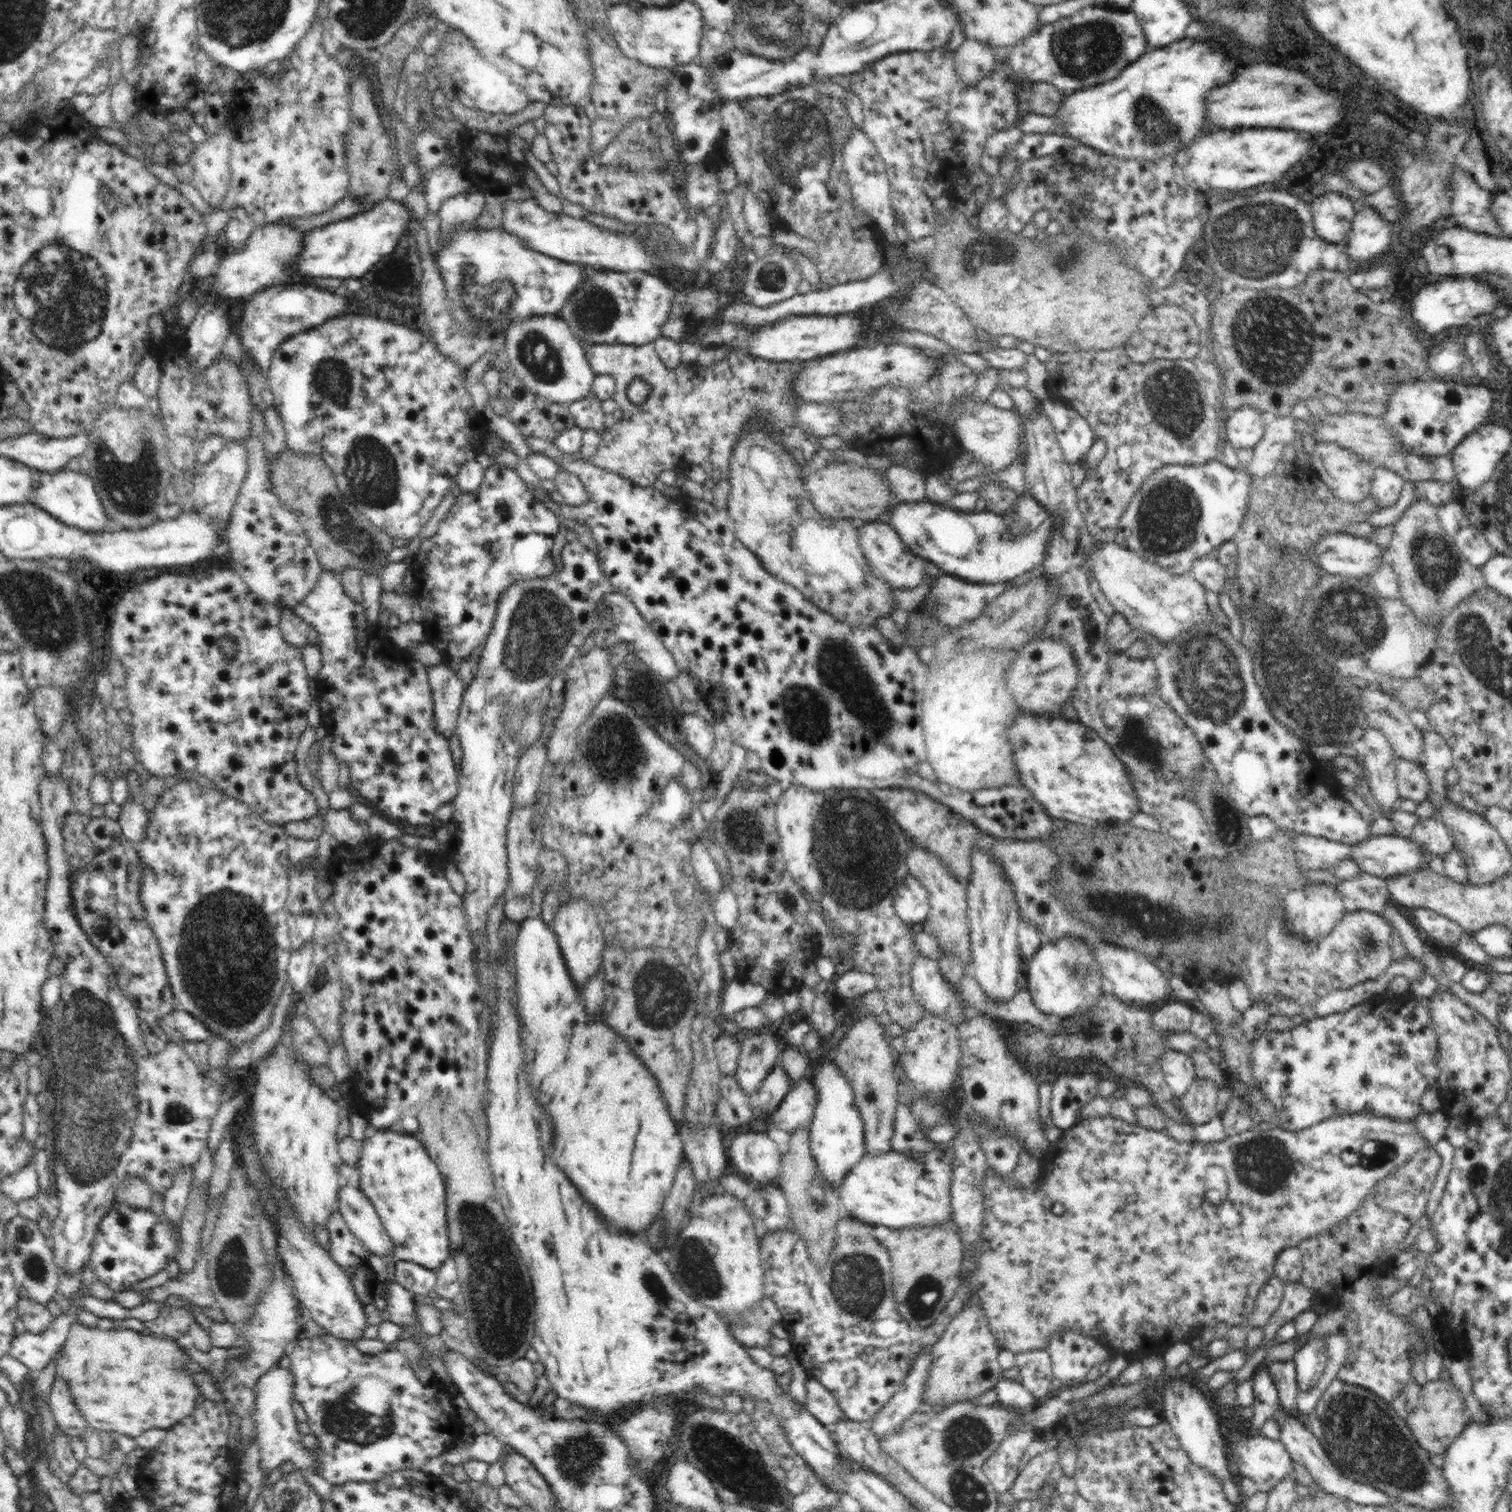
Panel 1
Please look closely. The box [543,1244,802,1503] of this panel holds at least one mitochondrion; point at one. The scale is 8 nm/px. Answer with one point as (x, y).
(736, 1467)

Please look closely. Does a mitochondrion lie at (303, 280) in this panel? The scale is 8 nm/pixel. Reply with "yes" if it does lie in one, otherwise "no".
no

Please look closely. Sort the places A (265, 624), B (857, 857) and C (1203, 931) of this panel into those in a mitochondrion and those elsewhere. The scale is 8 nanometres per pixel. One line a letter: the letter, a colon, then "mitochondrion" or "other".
A: other
B: mitochondrion
C: mitochondrion

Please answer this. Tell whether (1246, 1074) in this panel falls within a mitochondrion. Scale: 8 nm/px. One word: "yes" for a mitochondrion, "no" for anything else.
no

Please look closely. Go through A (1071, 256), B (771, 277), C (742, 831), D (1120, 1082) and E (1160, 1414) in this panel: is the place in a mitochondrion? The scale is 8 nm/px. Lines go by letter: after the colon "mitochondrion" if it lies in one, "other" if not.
A: mitochondrion
B: mitochondrion
C: mitochondrion
D: other
E: other

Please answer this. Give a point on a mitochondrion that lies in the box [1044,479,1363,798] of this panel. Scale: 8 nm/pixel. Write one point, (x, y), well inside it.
(1225, 700)

